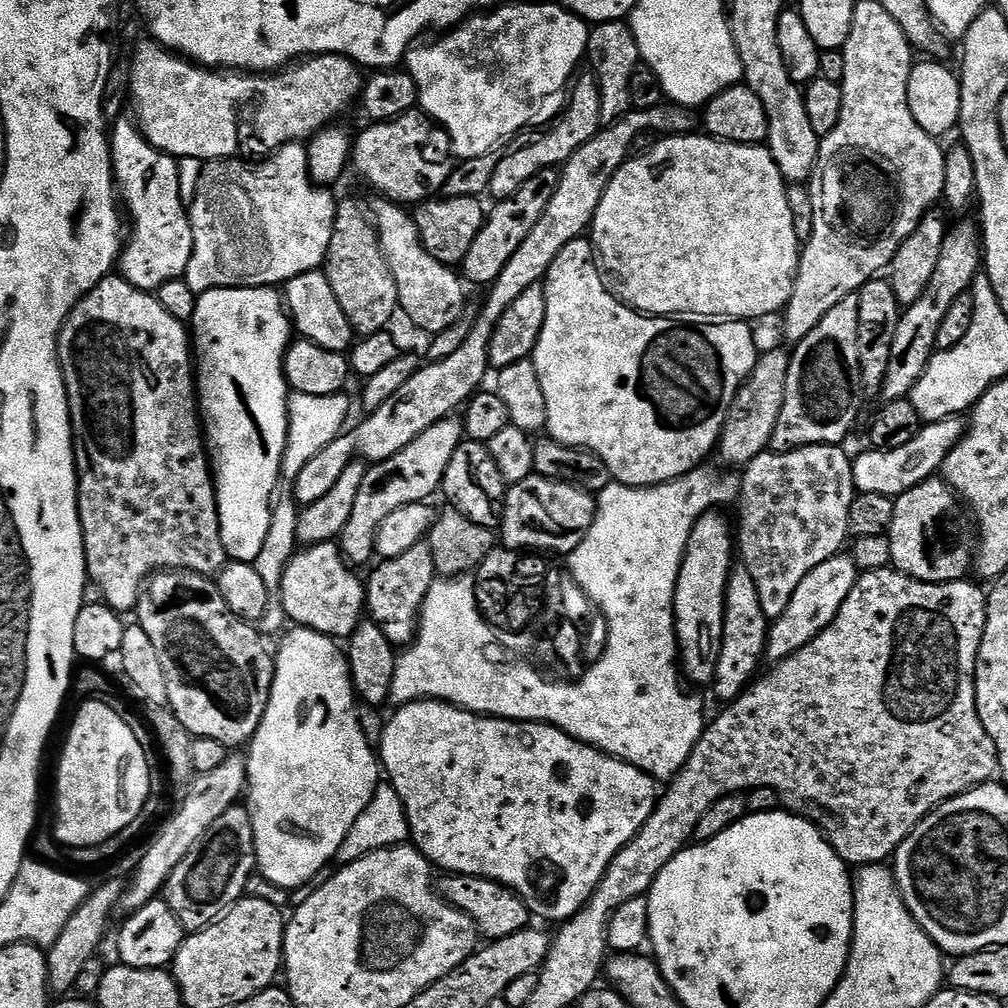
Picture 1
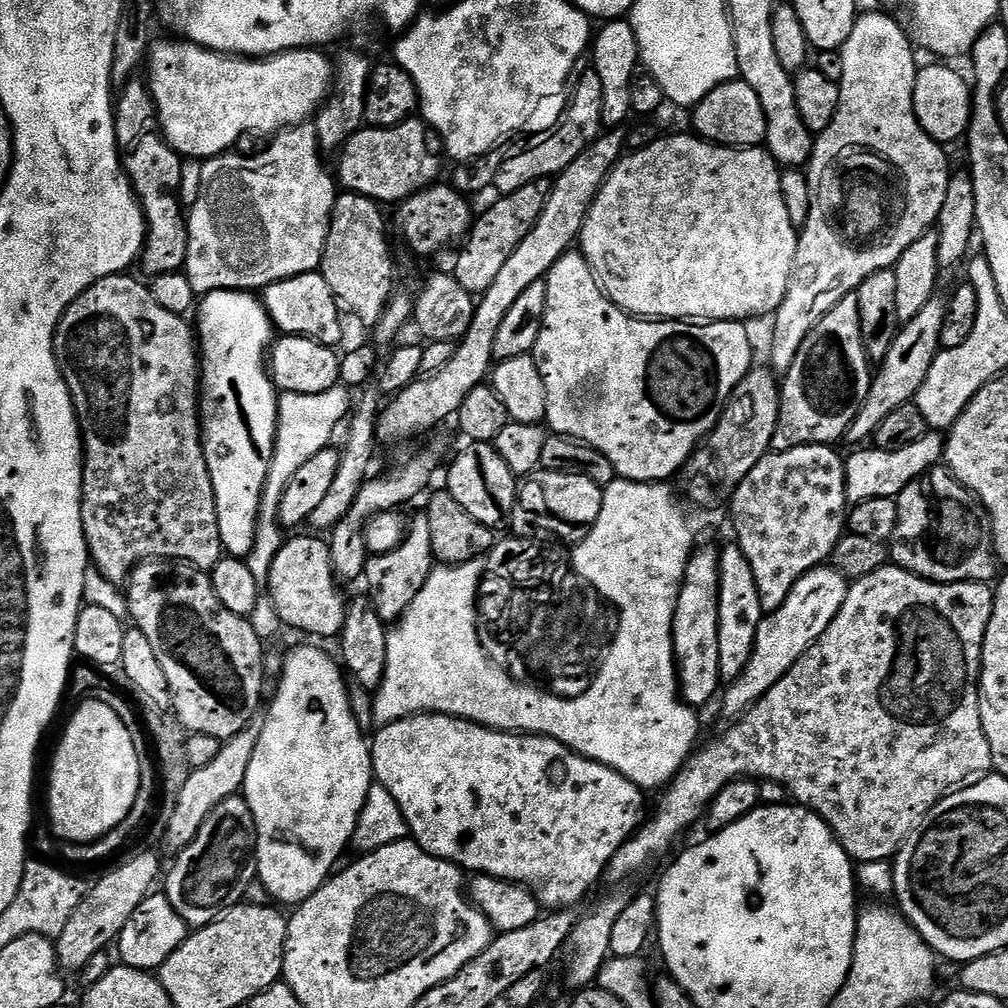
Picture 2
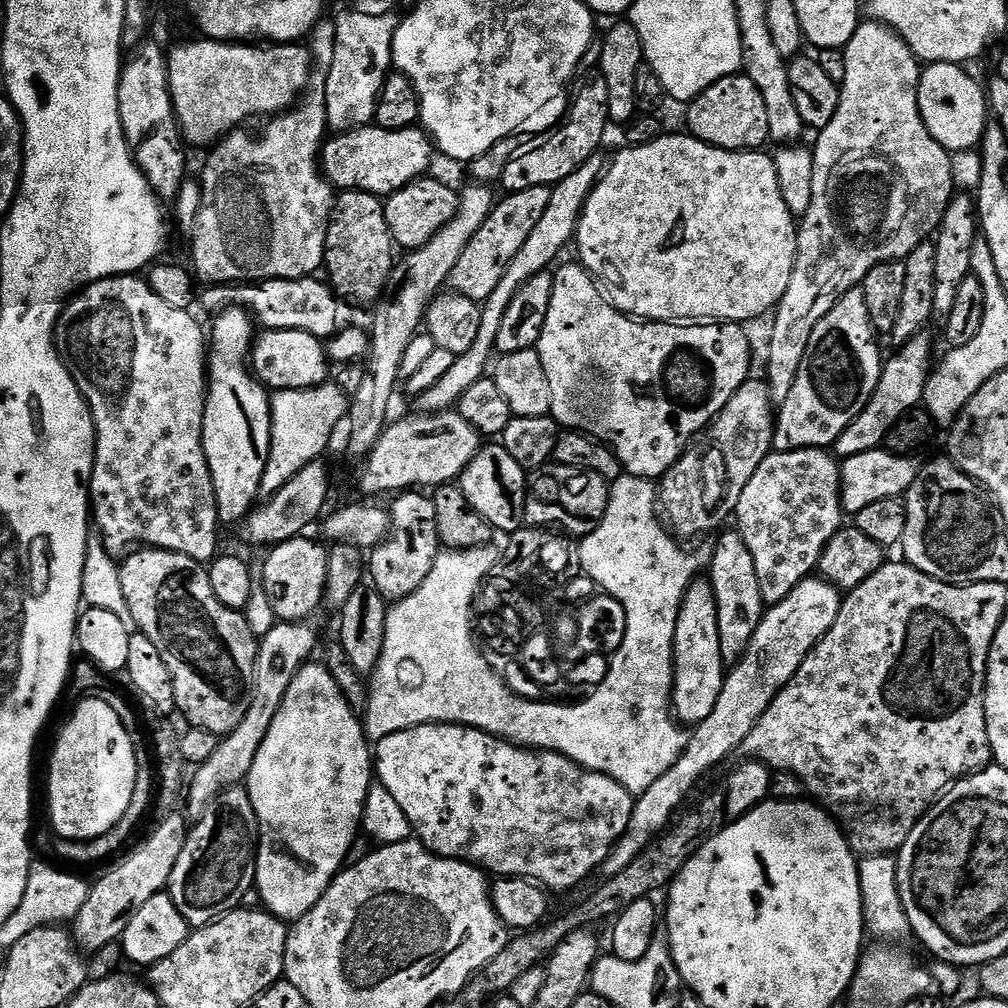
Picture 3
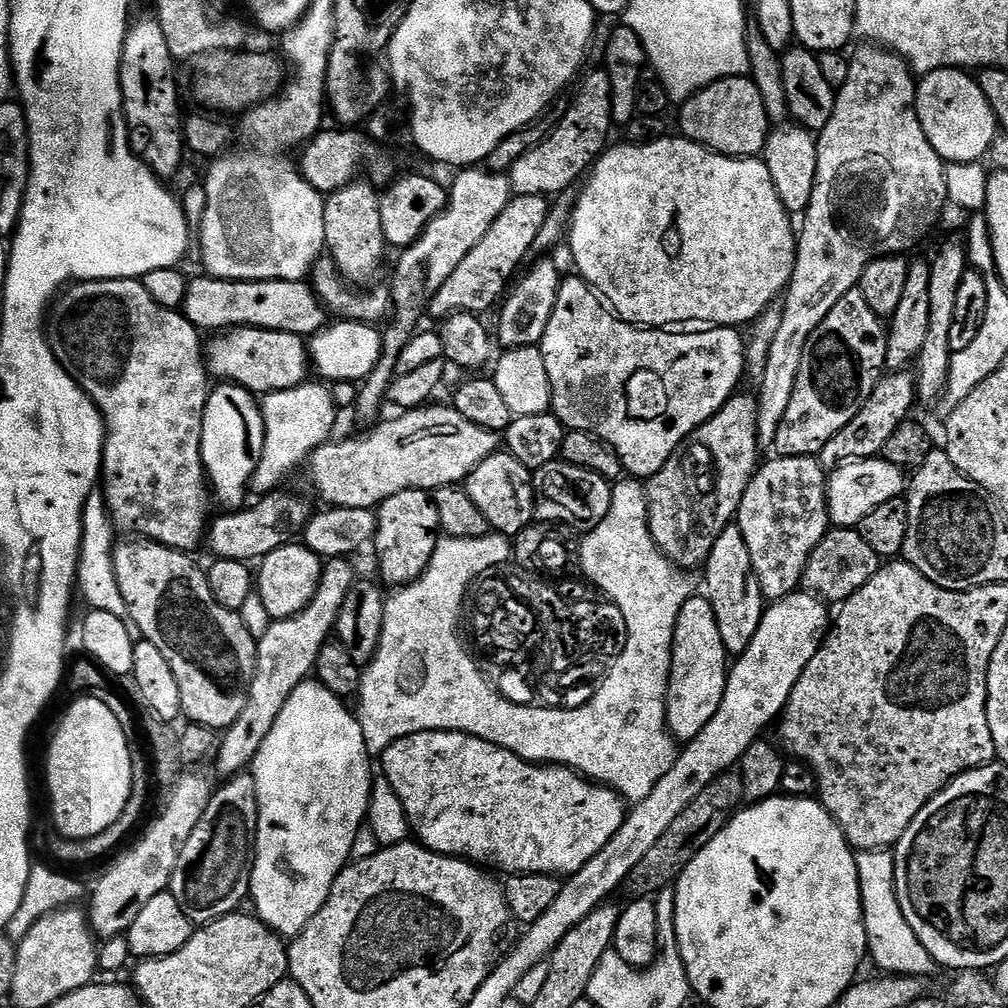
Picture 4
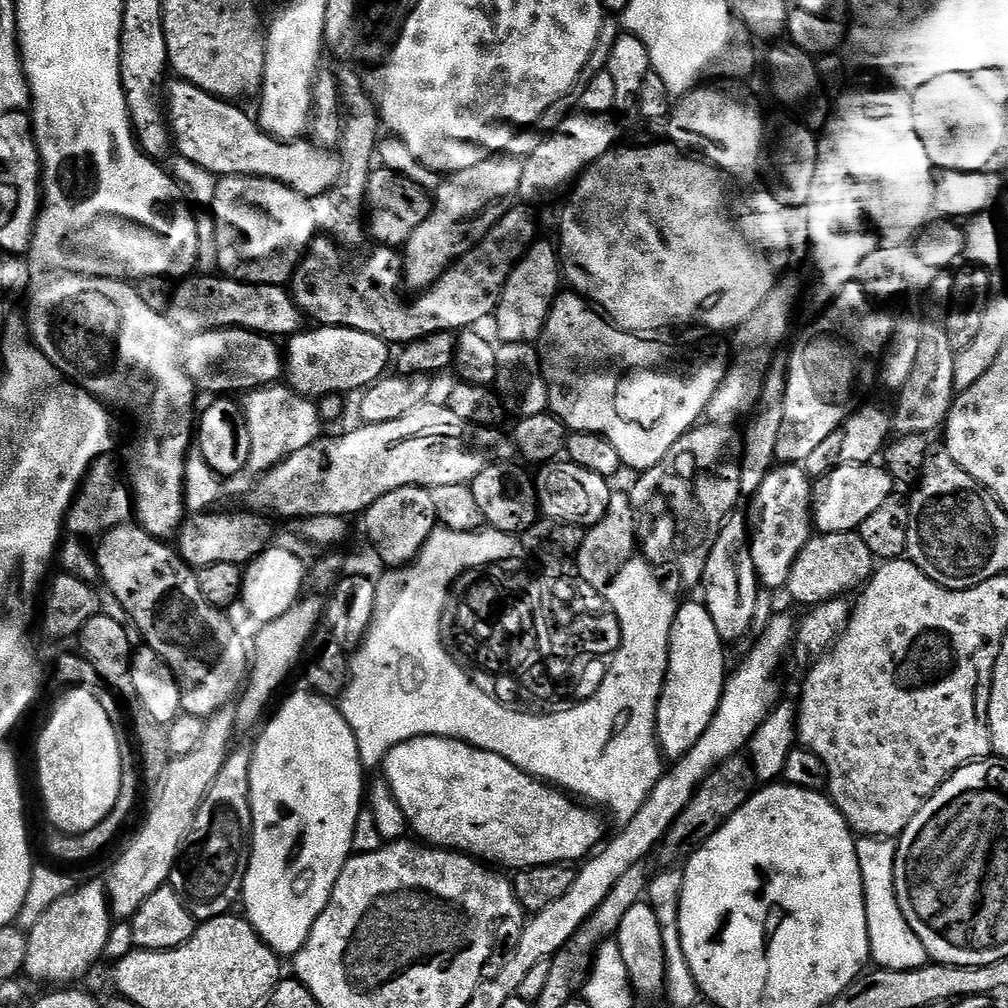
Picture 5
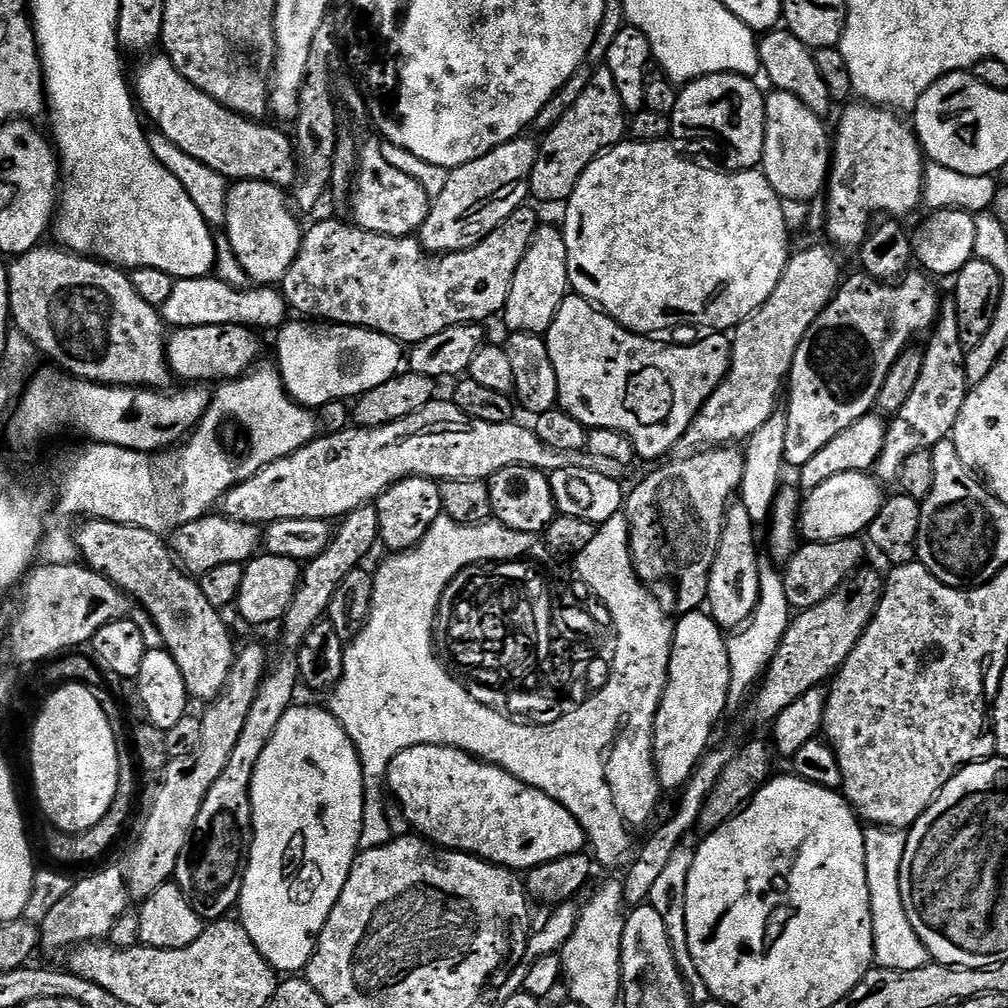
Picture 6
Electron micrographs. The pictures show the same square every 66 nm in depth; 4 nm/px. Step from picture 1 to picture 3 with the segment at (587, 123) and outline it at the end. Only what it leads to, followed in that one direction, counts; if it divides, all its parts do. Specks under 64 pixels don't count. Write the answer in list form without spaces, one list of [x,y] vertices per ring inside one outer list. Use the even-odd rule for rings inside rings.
[[[592,70],[582,76],[579,77],[580,85],[579,80],[575,85],[576,93],[572,96],[572,105],[569,106],[564,121],[540,137],[531,149],[521,149],[513,159],[506,162],[506,168],[502,170],[498,181],[499,187],[504,187],[505,193],[530,190],[530,186],[552,188],[570,178],[570,174],[574,174],[574,170],[578,170],[582,162],[601,151],[600,143],[604,140],[604,131],[610,128],[606,78],[602,78],[598,70]]]

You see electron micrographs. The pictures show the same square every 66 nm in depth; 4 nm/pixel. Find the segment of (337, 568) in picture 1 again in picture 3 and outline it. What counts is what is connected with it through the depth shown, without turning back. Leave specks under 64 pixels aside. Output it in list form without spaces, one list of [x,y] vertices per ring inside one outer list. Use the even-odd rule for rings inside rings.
[[[297,538],[277,544],[264,560],[262,579],[270,598],[270,606],[274,606],[277,621],[307,621],[312,618],[308,616],[314,615],[324,604],[328,548],[308,539]]]

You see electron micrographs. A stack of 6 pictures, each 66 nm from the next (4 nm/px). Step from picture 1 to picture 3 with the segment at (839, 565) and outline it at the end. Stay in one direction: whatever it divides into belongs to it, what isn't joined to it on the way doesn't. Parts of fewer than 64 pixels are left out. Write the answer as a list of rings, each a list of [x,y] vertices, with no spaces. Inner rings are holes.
[[[809,578],[794,586],[782,602],[765,611],[758,622],[758,630],[754,630],[750,638],[748,649],[727,669],[722,694],[718,694],[718,706],[714,706],[710,718],[691,729],[688,745],[678,762],[670,766],[670,770],[666,770],[650,790],[635,797],[630,824],[603,862],[605,877],[622,874],[634,858],[641,856],[649,844],[669,827],[670,821],[681,811],[680,803],[695,790],[700,778],[743,745],[746,734],[750,734],[770,702],[774,702],[790,678],[794,678],[798,666],[802,666],[812,647],[827,634],[830,626],[834,626],[841,603],[841,593],[834,585],[819,578]]]

